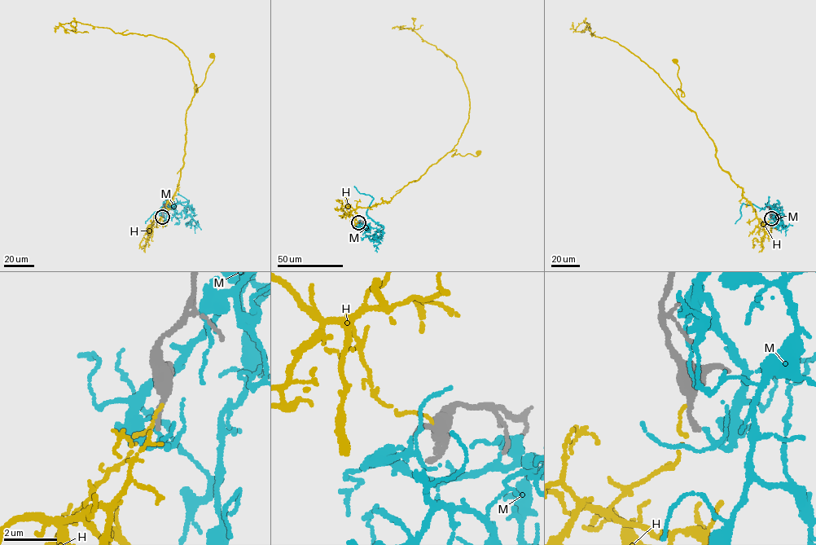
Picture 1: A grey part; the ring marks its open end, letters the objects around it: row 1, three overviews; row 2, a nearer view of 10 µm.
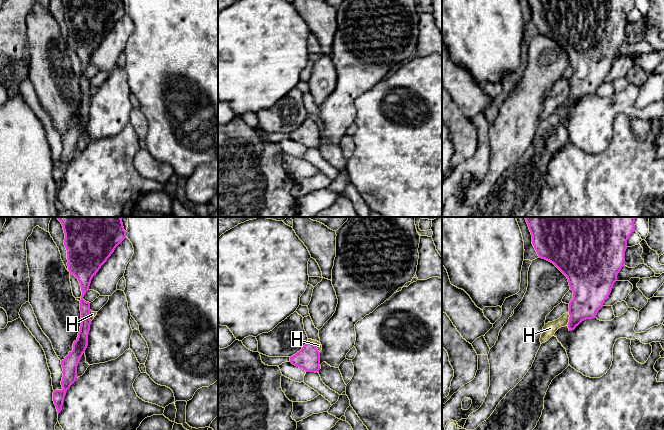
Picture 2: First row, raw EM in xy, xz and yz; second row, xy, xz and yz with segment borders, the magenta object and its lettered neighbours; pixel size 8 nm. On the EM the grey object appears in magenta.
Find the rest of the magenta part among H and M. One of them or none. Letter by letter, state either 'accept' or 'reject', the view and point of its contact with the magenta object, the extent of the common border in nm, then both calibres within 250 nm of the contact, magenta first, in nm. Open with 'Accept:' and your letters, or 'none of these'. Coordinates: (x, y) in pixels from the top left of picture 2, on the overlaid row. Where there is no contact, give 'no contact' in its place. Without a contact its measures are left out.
Accept: none of these
H: reject; contact xz (315, 346); length 130 nm; calibres 190 and 50 nm
M: reject; no contact

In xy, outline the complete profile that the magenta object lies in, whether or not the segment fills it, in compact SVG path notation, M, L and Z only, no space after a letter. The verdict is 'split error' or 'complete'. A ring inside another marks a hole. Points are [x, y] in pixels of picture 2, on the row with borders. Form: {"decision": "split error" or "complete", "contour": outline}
{"decision": "complete", "contour": "M56 217L65 233L67 266L81 286L81 326L73 350L61 361L62 390L53 392L53 401L58 414L62 410L67 390L77 379L78 363L88 346L90 331L90 303L83 297L89 290L91 280L101 266L126 238L122 217Z"}

